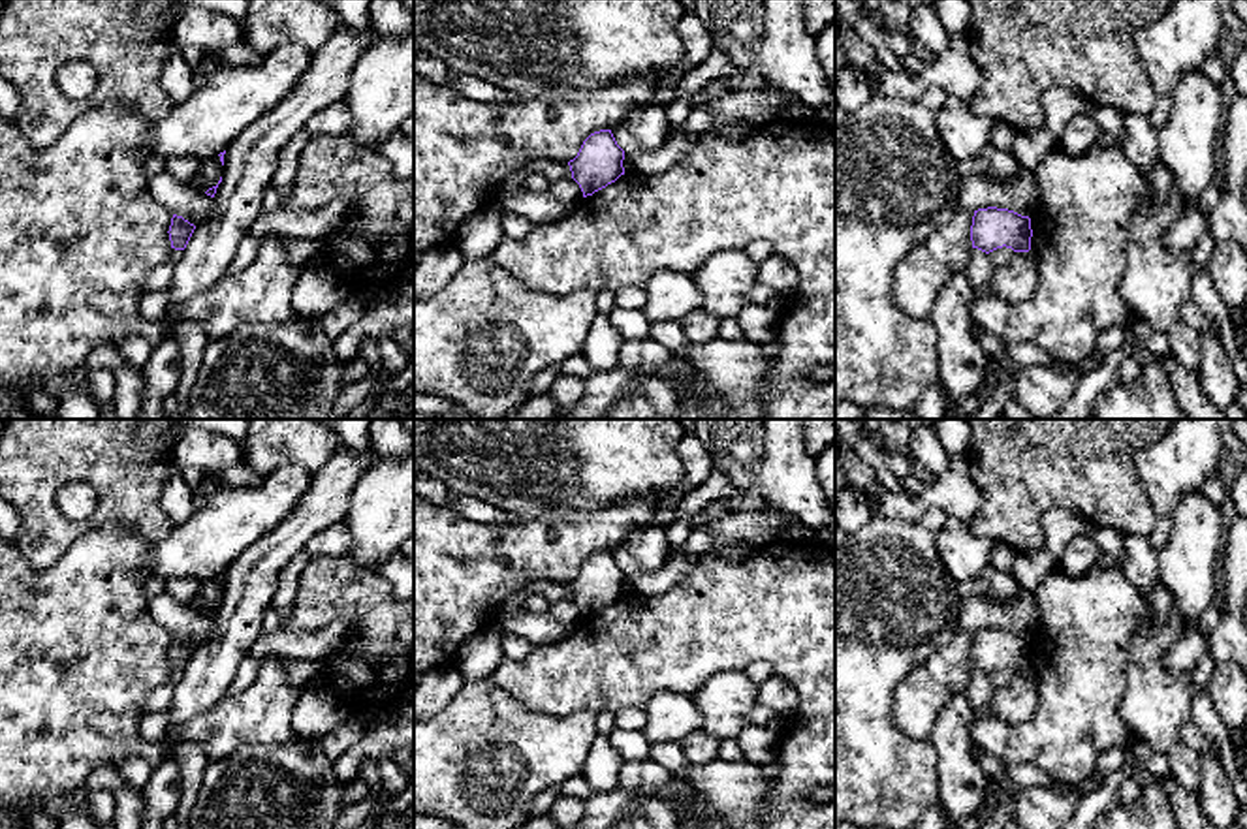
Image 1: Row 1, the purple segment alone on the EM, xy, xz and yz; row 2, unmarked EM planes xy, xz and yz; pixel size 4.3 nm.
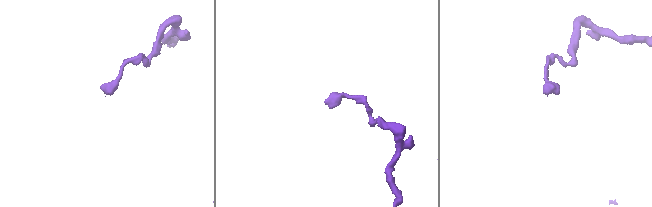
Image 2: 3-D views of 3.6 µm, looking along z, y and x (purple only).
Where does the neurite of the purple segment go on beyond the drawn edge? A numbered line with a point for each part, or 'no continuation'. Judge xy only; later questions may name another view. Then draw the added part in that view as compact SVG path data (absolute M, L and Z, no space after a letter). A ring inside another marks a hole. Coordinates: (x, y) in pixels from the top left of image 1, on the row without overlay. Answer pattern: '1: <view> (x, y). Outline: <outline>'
1: xy (160, 700). Outline: M173 669L169 675L169 680L166 684L162 684L160 688L156 688L154 692L150 692L150 696L145 699L145 703L141 707L143 716L147 716L150 712L167 712L181 677L182 677L182 671Z

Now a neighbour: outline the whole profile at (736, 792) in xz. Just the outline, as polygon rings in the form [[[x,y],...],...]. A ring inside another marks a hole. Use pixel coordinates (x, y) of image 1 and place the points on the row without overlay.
[[[717,758],[700,765],[687,763],[673,776],[683,780],[702,808],[722,820],[726,829],[767,829],[788,808],[764,808],[777,780],[777,771],[767,774],[749,759]]]

